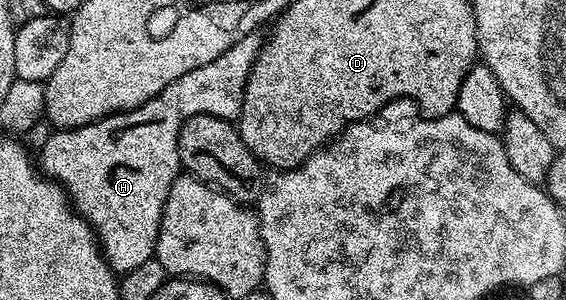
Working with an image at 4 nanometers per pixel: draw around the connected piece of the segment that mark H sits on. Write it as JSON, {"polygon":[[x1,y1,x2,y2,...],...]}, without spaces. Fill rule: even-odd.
{"polygon":[[259,30,251,31,246,37,242,37,242,41,234,41,234,45,230,45,230,49,226,49,226,53,214,57,214,61,210,61,198,69,190,69,190,73,186,73,182,77,178,77,178,81,166,85,166,89,162,89,162,93,158,93,153,99,143,103,141,107,135,107,133,111,119,111,116,115,107,115,104,119,87,123,81,127,53,130,51,132,53,135,41,145,40,159,38,155,39,170,48,178,53,179,54,182,59,183,67,191,76,214,81,215,92,226,92,230,95,231,96,237,100,241,100,249,104,252,104,258,108,260,108,264,111,265,113,271,117,273,133,271,138,269,138,265,146,265,146,261,150,261,155,256,166,197,170,193,170,185,174,185,177,175,181,174,182,171,180,158,178,157,178,133,182,129,184,122,195,115,209,115,210,117,218,117,229,121,239,120,246,81,250,77,250,69,260,52,260,46,263,45,265,40,265,36,260,34]]}

